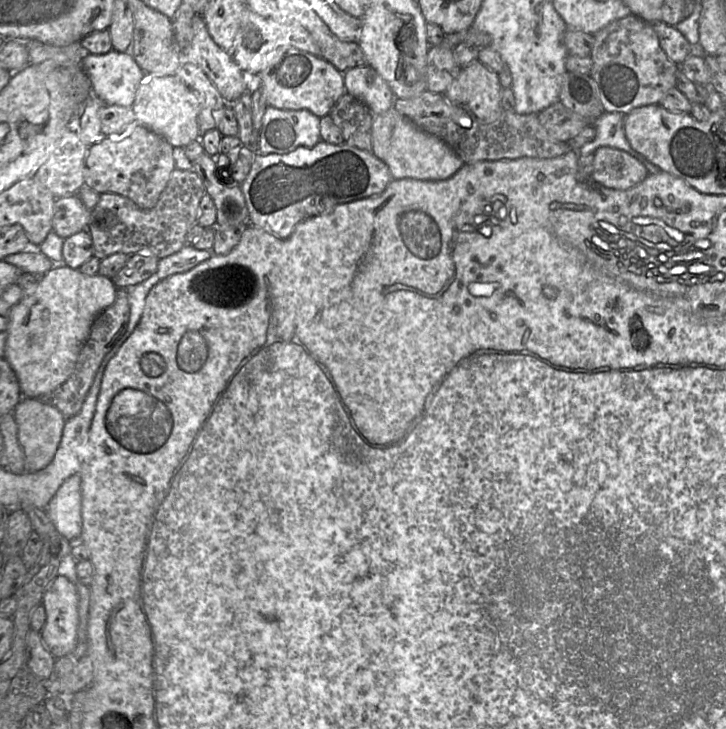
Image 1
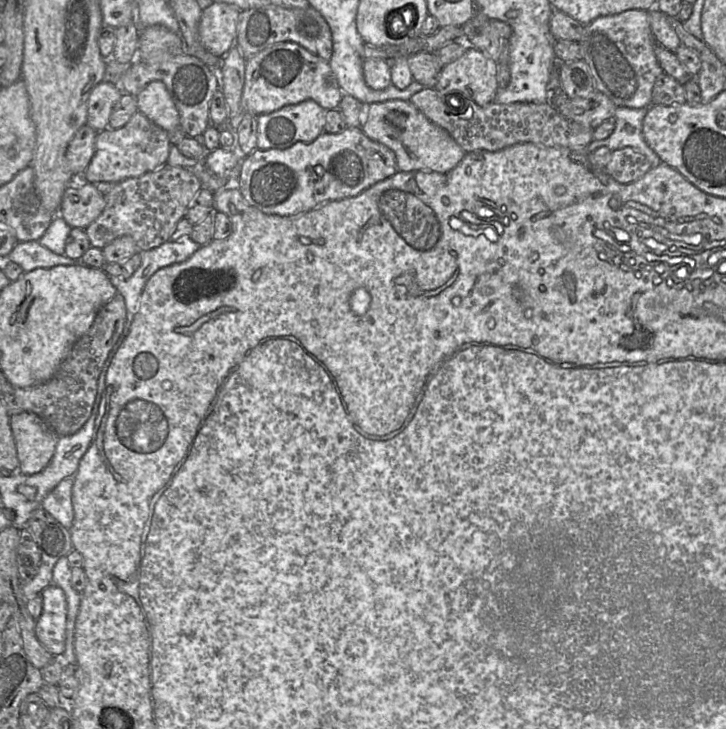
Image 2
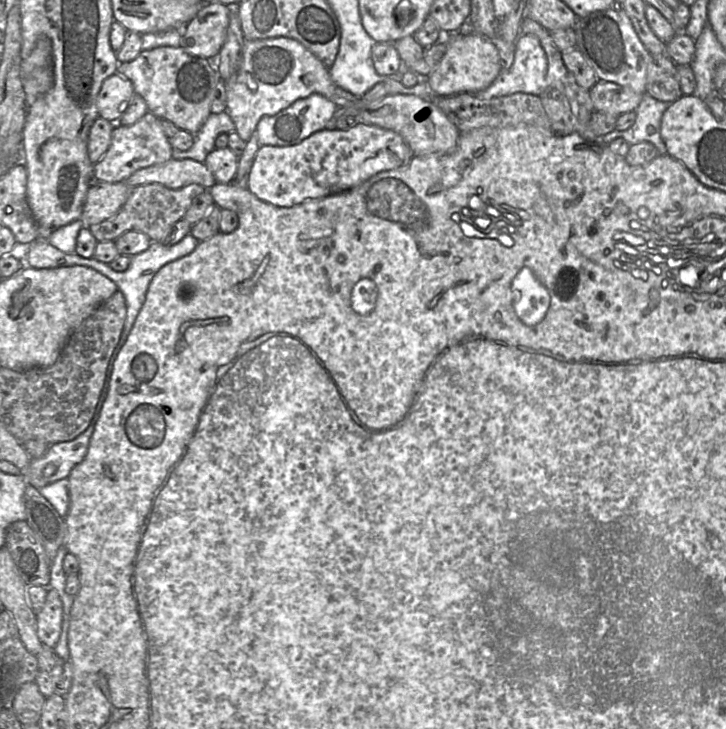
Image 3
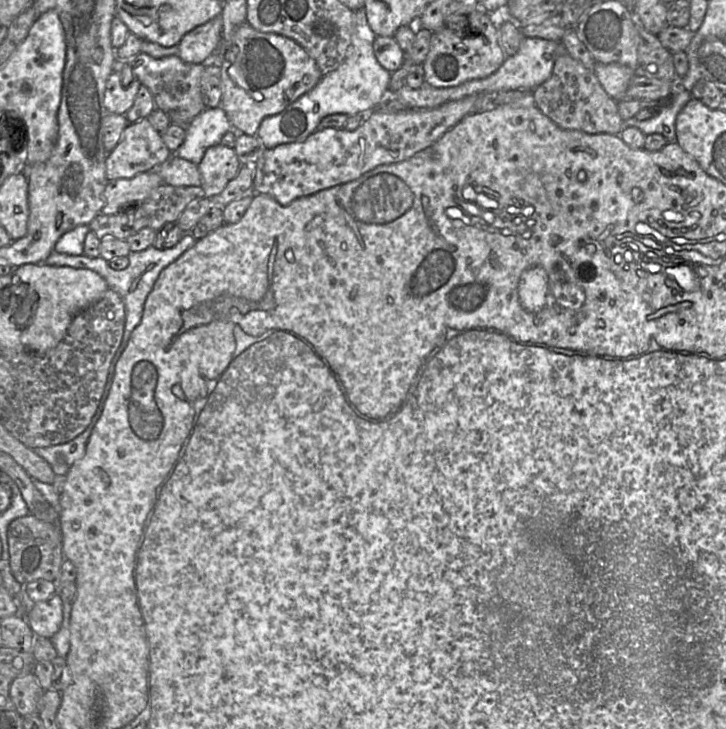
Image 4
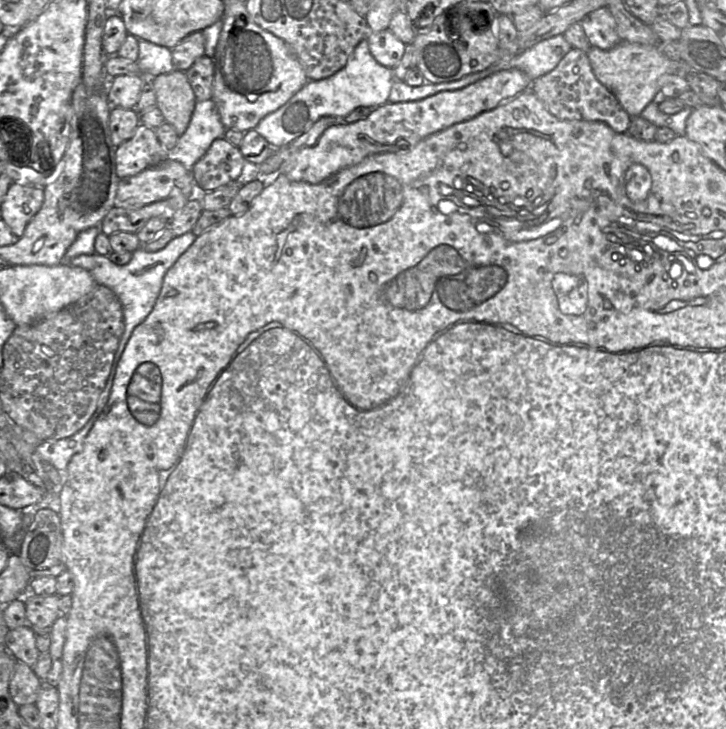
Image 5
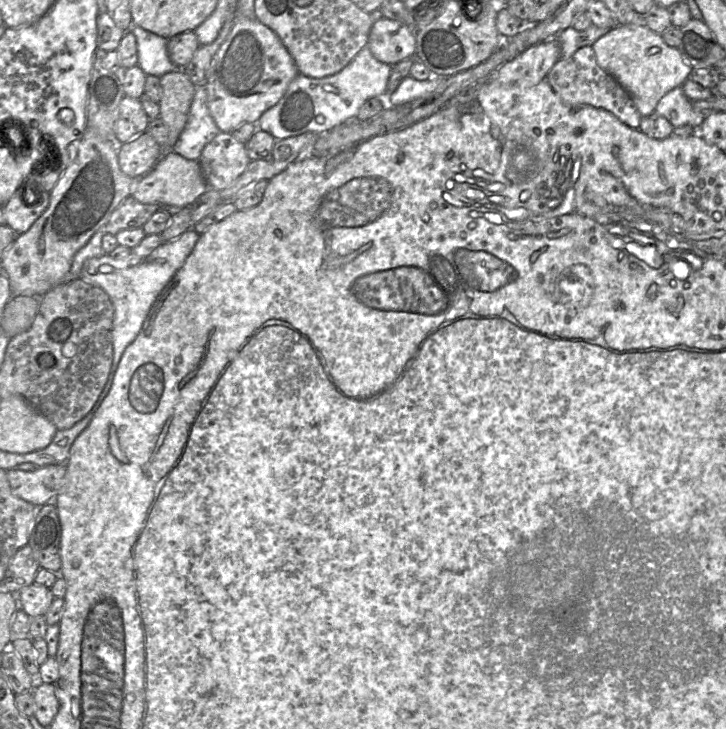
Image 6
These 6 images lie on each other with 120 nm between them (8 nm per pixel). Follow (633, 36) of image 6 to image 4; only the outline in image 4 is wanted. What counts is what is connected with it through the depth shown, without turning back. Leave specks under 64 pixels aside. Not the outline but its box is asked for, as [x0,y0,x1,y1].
[594,62,636,103]

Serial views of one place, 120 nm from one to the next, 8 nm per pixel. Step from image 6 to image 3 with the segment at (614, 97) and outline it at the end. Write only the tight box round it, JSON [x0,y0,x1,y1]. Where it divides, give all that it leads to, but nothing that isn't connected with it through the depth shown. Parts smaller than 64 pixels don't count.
[520,18,600,141]

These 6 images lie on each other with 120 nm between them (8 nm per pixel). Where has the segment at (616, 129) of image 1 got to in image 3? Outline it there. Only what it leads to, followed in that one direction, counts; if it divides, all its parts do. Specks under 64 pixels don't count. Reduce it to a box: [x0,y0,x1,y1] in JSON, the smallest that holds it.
[594,94,670,155]

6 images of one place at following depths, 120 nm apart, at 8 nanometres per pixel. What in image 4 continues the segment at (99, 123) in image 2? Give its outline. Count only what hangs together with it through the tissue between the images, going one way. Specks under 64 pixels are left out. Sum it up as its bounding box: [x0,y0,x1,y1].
[104,71,140,115]

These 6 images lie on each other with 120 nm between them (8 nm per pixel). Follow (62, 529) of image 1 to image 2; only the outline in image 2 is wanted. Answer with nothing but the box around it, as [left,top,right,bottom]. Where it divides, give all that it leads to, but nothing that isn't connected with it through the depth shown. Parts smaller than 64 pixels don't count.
[42,477,74,529]

